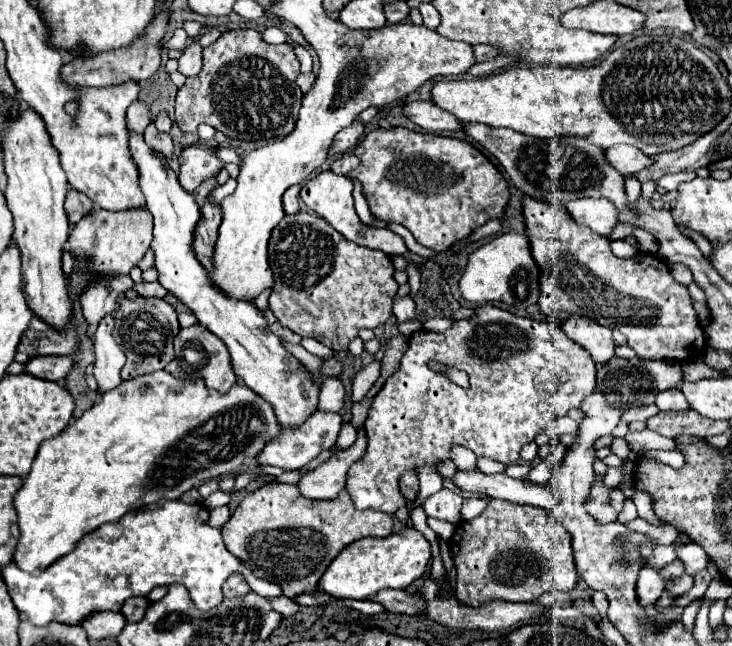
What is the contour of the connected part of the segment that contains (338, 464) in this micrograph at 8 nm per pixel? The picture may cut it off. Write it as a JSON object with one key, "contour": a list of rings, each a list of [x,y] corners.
{"contour":[[[358,430],[358,440],[348,450],[338,450],[332,454],[330,460],[320,464],[318,468],[306,472],[298,488],[302,496],[312,500],[334,500],[344,490],[344,480],[348,474],[348,468],[364,454],[366,448],[366,436],[364,430]]]}

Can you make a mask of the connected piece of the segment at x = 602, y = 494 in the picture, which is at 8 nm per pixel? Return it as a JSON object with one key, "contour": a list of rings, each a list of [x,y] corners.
{"contour":[[[602,476],[594,478],[592,484],[592,492],[590,492],[590,502],[586,504],[586,510],[590,516],[594,516],[598,522],[614,522],[616,520],[616,510],[610,504],[610,494],[614,492],[614,488],[604,484]]]}

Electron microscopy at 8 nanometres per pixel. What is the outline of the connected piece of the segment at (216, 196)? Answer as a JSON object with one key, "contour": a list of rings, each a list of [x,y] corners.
{"contour":[[[230,178],[226,184],[222,184],[222,186],[218,186],[210,196],[212,196],[212,200],[216,200],[216,204],[222,204],[222,200],[226,198],[226,196],[230,196],[230,192],[236,188],[236,180],[234,178]]]}

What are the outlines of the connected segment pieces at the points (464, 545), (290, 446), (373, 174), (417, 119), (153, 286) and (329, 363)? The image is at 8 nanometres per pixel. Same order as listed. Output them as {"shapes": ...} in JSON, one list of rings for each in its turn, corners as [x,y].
{"shapes":[[[[490,500],[488,508],[474,520],[460,522],[454,536],[448,540],[450,552],[456,562],[456,598],[468,606],[486,604],[486,600],[506,602],[534,602],[550,590],[570,592],[578,582],[578,572],[572,556],[572,540],[560,518],[550,518],[550,512],[536,506],[510,504],[508,500]]],[[[318,410],[300,428],[296,428],[296,430],[284,430],[276,440],[272,440],[270,444],[266,444],[266,448],[258,456],[258,462],[260,464],[268,464],[268,466],[278,466],[278,468],[304,468],[320,452],[332,450],[332,446],[336,444],[340,426],[342,426],[340,414]]],[[[376,128],[354,148],[360,166],[348,178],[362,184],[372,214],[384,222],[406,226],[414,238],[444,252],[460,238],[492,218],[502,218],[508,202],[508,184],[496,166],[470,142],[440,134],[422,134],[408,128]]],[[[430,100],[410,102],[402,108],[402,114],[410,118],[414,124],[418,124],[420,128],[426,128],[432,132],[462,130],[462,124],[460,120],[456,120],[456,116],[444,112],[442,108],[436,108],[436,104],[432,104]]],[[[140,282],[140,284],[134,286],[134,290],[136,290],[140,296],[144,296],[144,298],[152,298],[152,296],[164,298],[164,296],[168,294],[158,282]]],[[[334,356],[334,358],[328,358],[324,360],[324,366],[322,366],[322,374],[328,374],[328,376],[338,376],[342,370],[342,362]]]]}

